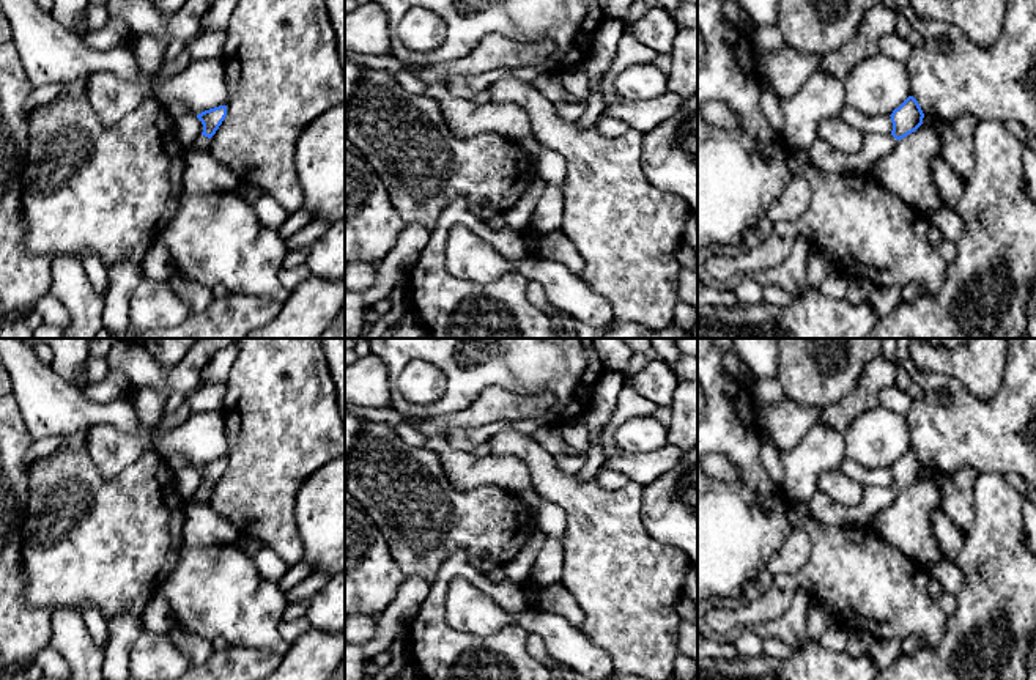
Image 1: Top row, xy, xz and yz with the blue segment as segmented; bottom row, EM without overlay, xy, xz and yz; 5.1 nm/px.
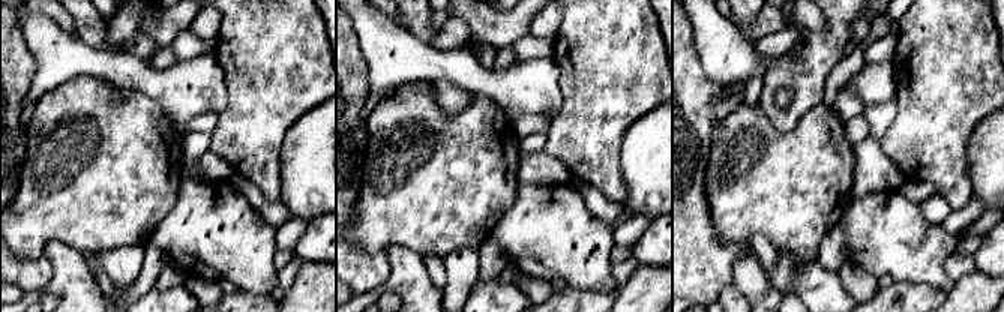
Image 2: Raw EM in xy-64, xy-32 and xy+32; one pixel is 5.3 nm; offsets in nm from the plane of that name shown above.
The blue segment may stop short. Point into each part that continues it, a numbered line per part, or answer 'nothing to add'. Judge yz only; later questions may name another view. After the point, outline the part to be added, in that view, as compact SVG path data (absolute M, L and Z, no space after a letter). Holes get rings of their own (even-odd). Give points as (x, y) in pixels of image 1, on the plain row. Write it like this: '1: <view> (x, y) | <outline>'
1: yz (822, 509) | M866 486L864 499L855 507L834 502L827 494L817 491L806 507L808 513L819 523L842 527L869 527L871 518L882 508L891 505L897 493L890 488Z

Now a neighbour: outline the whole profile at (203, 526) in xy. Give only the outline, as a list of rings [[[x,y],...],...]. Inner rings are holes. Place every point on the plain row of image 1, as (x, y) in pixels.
[[[189,499],[184,510],[184,546],[235,545],[241,538],[235,524],[216,512],[209,502]]]

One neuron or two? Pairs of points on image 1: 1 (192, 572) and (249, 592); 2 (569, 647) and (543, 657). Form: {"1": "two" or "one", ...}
{"1": "one", "2": "two"}

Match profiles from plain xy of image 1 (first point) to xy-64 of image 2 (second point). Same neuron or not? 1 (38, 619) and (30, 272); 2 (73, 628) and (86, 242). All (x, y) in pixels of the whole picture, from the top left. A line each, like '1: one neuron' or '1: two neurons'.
1: one neuron
2: two neurons

